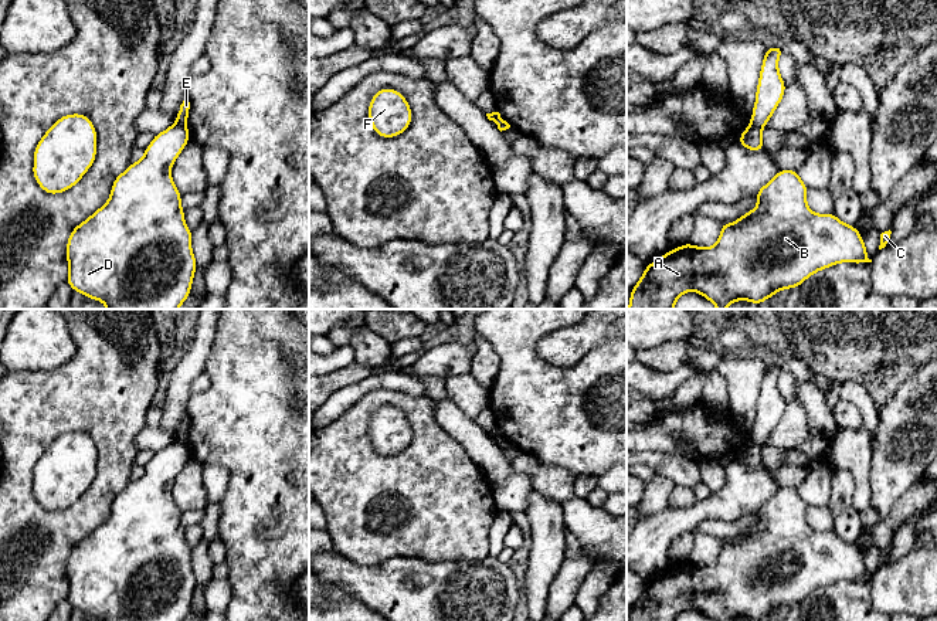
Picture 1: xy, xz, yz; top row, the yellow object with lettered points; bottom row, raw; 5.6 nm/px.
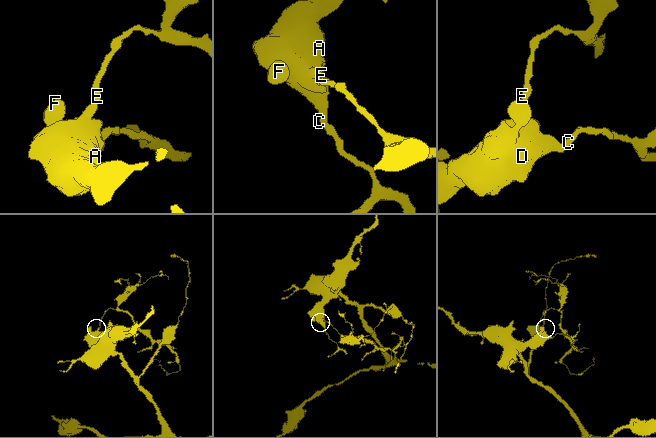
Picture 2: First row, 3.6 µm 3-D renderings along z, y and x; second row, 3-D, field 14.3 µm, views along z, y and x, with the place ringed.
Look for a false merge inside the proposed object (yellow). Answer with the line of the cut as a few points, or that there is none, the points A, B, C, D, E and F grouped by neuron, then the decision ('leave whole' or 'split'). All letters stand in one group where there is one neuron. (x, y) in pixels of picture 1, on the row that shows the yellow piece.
yz (750, 122), (761, 128) | A B C D F / E | split

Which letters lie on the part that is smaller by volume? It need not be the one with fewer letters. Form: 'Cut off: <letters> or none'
Cut off: E

